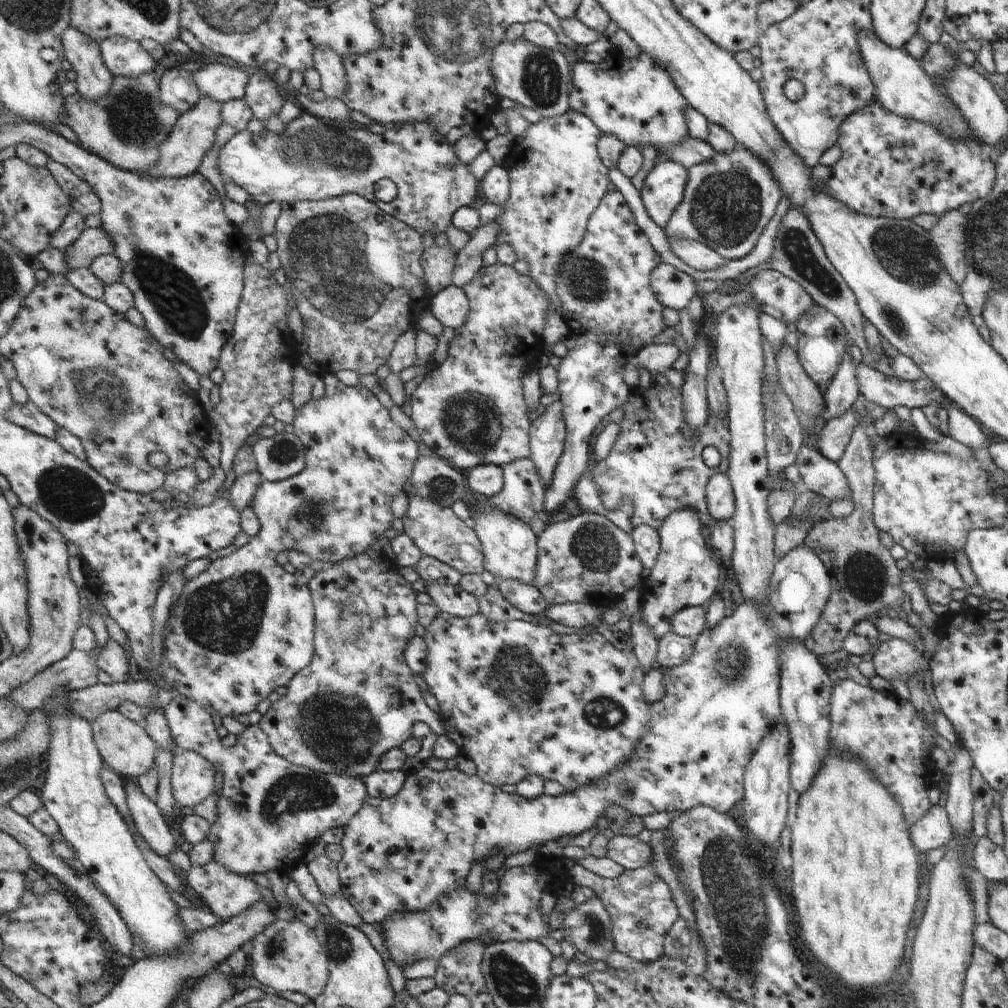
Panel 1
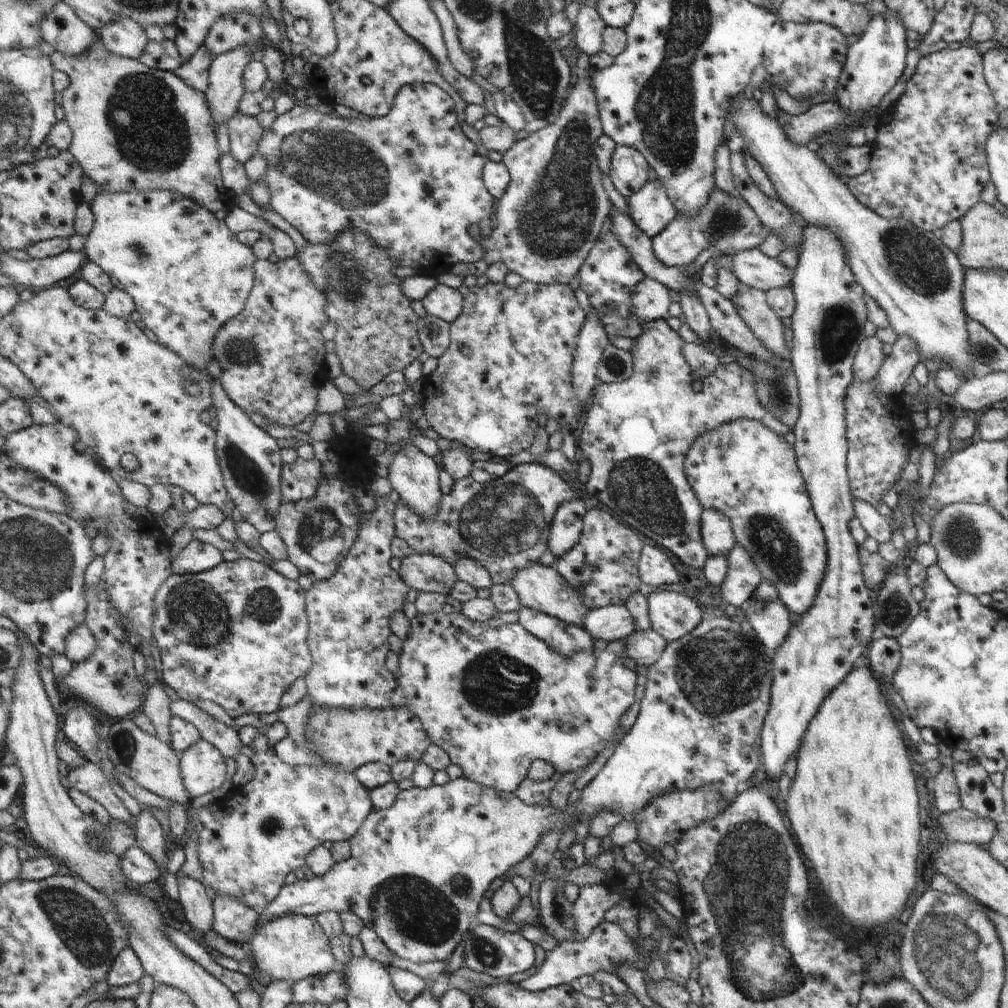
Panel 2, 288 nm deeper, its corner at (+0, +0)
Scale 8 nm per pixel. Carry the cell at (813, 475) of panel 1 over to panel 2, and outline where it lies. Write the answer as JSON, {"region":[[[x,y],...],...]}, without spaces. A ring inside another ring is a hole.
{"region":[[[851,498],[851,504],[853,504],[853,514],[855,518],[859,520],[861,528],[865,530],[867,538],[873,538],[875,542],[891,542],[891,536],[893,536],[893,528],[891,524],[887,522],[887,518],[883,518],[875,506],[863,502],[863,500],[857,500],[857,498]]]}

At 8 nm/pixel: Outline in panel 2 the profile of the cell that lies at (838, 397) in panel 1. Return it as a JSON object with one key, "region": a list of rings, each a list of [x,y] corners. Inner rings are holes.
{"region":[[[863,338],[863,342],[859,344],[853,364],[851,364],[851,372],[853,372],[853,382],[871,382],[877,372],[879,366],[883,364],[885,356],[881,354],[881,342],[873,338]]]}

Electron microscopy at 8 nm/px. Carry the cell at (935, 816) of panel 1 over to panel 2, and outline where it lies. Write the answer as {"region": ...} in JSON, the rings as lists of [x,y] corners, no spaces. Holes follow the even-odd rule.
{"region":[[[965,808],[937,816],[937,826],[949,842],[957,844],[989,844],[995,836],[995,822],[979,818]]]}

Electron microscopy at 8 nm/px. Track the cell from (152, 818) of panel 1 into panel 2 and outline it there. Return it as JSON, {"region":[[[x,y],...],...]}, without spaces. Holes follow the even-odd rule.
{"region":[[[177,872],[177,882],[179,882],[179,896],[181,896],[181,906],[185,912],[185,918],[193,930],[213,930],[215,926],[215,904],[211,896],[207,894],[207,888],[185,876],[183,872]]]}

